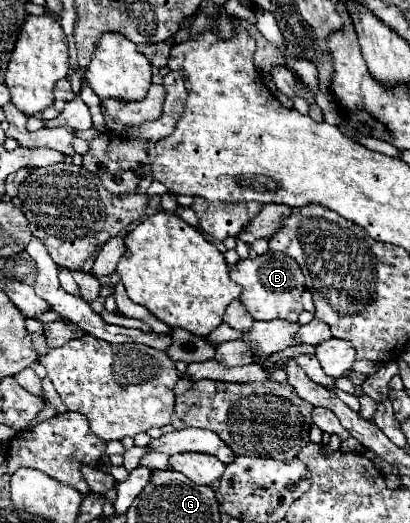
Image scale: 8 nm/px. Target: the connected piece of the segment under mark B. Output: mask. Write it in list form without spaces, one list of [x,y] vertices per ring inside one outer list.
[[[273,252],[273,254],[263,254],[257,258],[239,260],[231,268],[229,278],[243,288],[239,300],[243,302],[243,306],[255,320],[281,318],[287,322],[297,322],[299,314],[303,312],[303,304],[301,304],[301,292],[305,290],[303,274],[297,262],[289,258],[287,254]]]

